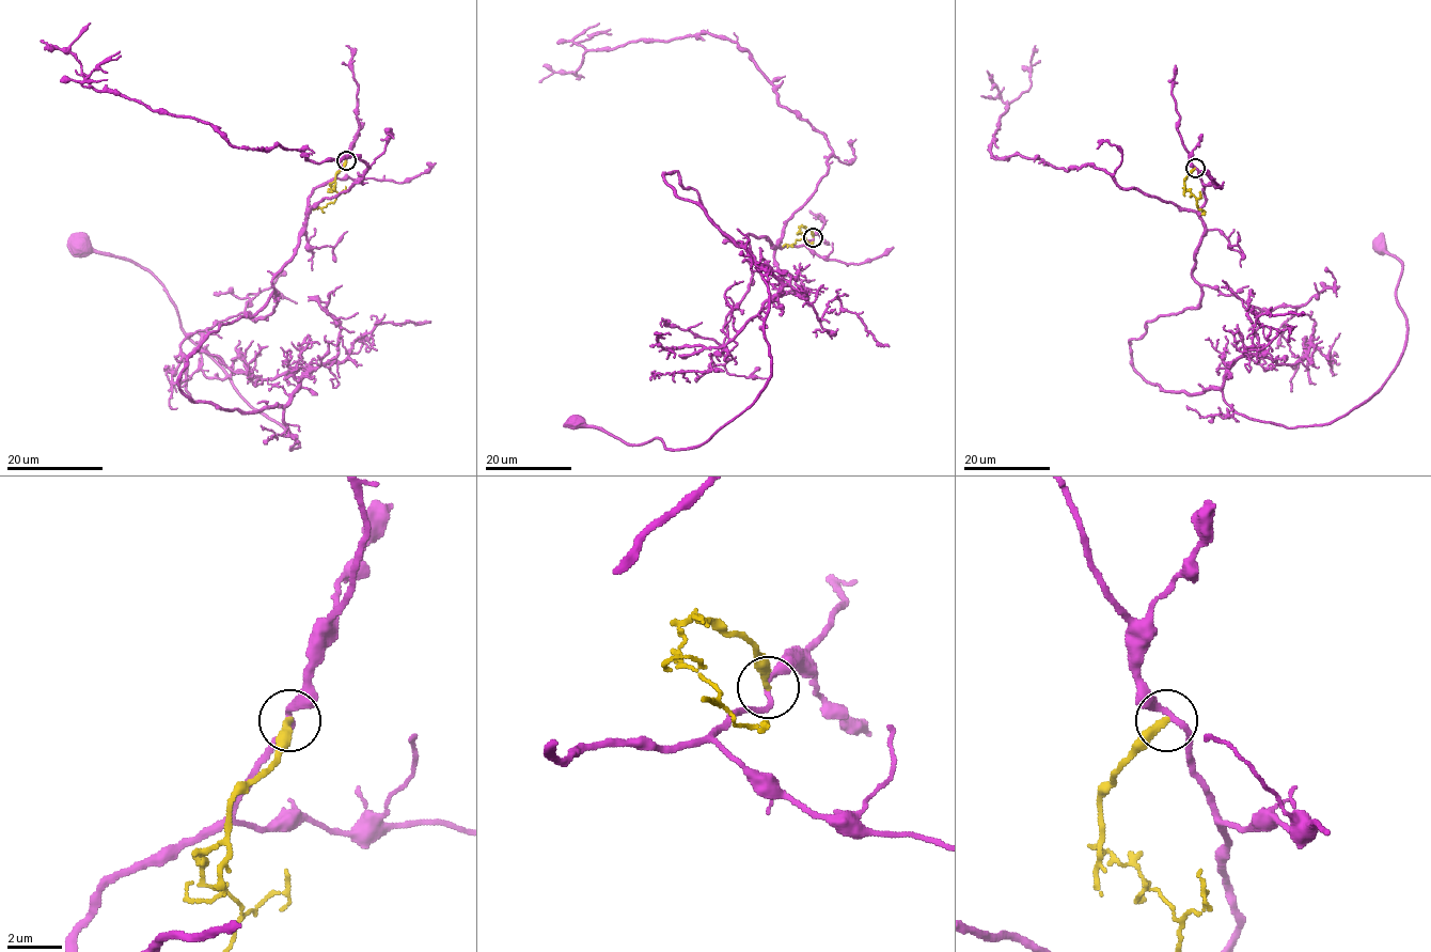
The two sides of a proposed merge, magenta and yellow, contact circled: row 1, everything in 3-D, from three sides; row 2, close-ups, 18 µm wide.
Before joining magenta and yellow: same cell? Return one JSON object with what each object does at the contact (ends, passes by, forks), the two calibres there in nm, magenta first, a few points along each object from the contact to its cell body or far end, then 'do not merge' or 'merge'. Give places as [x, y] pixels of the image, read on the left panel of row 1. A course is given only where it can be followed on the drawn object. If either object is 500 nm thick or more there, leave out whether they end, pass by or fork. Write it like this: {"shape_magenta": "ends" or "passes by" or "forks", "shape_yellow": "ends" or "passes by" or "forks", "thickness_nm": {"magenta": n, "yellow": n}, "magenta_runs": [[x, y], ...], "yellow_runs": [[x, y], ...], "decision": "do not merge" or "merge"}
{"shape_magenta": "passes by", "shape_yellow": "ends", "thickness_nm": {"magenta": 190, "yellow": 280}, "magenta_runs": [[345, 160], [270, 298], [179, 381], [221, 409], [281, 406], [292, 450], [148, 271], [81, 243]], "yellow_runs": [[345, 160], [332, 182], [336, 200], [327, 206], [312, 208]], "decision": "do not merge"}

